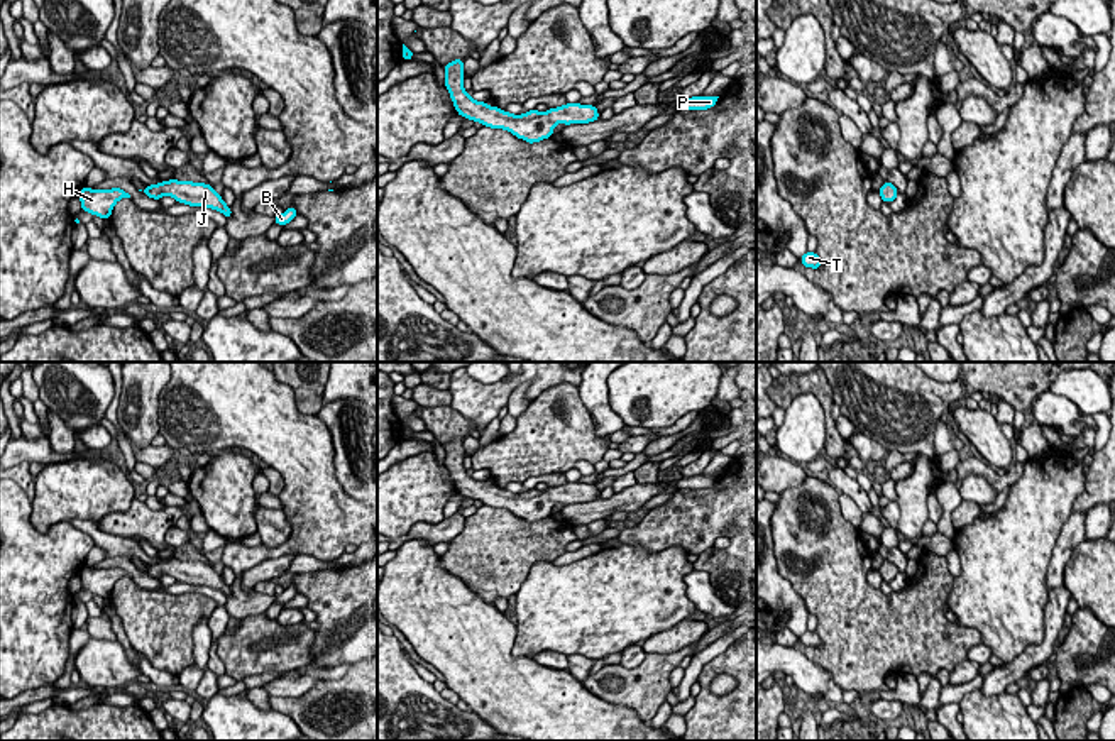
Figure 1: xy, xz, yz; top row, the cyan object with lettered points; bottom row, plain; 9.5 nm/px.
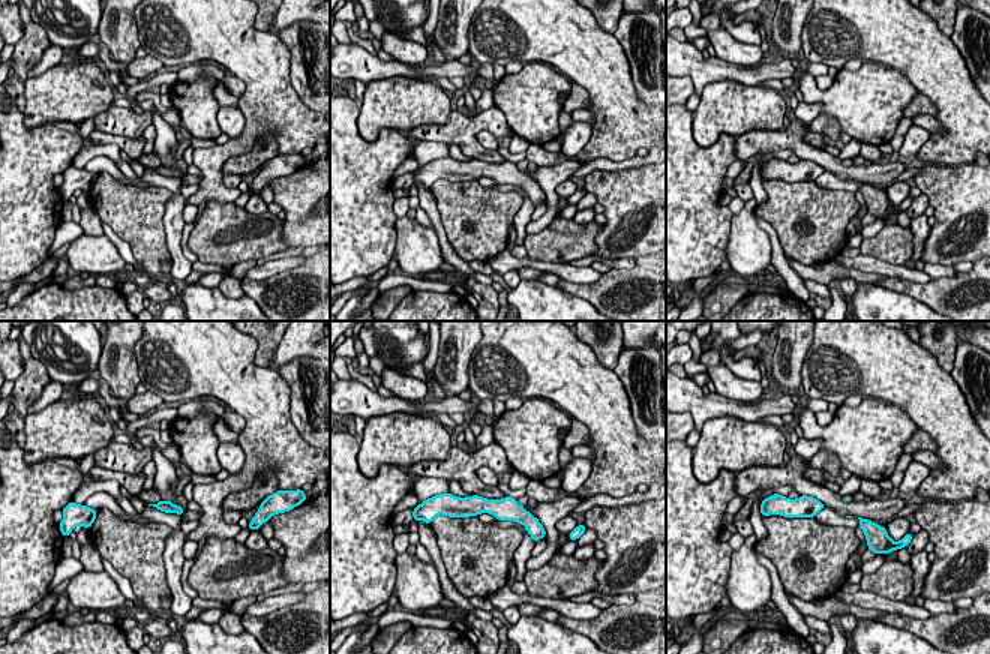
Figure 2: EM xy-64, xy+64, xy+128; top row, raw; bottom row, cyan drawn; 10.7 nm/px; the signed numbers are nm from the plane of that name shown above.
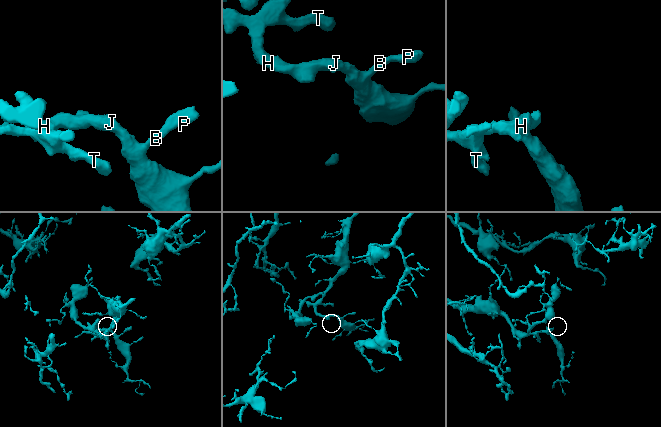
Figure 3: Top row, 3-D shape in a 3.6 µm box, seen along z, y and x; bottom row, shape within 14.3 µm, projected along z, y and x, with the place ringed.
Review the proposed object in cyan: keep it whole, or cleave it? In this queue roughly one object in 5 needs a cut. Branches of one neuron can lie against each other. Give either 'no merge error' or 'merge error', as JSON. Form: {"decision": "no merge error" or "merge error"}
{"decision": "no merge error"}

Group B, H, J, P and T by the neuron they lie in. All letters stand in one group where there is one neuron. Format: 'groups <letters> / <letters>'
groups B H J P T

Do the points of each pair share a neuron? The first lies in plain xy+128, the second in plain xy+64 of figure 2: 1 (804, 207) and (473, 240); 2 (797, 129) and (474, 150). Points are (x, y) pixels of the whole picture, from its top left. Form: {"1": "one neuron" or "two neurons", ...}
{"1": "one neuron", "2": "one neuron"}

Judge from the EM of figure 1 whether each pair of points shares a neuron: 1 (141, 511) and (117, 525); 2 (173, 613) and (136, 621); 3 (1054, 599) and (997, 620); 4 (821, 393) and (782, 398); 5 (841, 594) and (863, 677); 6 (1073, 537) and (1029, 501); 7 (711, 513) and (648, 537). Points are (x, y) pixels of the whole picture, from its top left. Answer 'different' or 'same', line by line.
1: same
2: same
3: different
4: same
5: same
6: different
7: same

